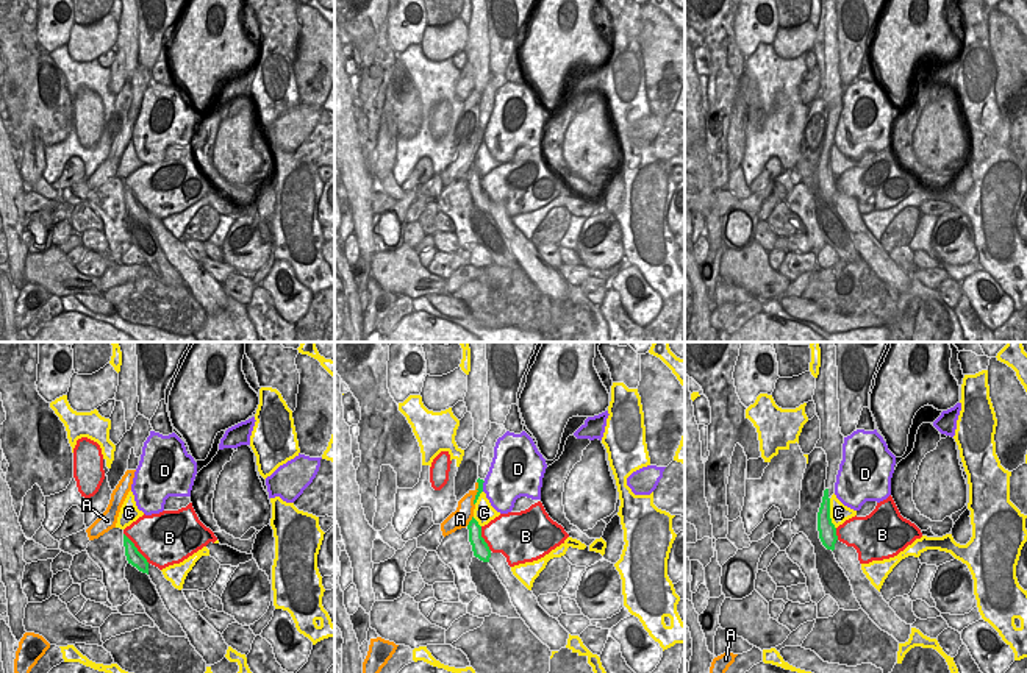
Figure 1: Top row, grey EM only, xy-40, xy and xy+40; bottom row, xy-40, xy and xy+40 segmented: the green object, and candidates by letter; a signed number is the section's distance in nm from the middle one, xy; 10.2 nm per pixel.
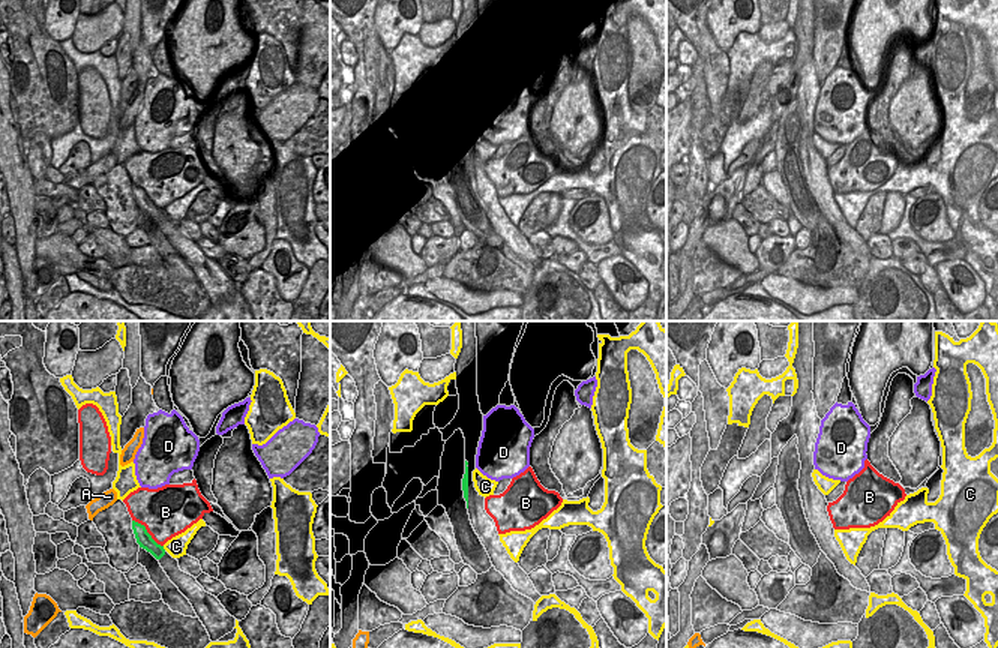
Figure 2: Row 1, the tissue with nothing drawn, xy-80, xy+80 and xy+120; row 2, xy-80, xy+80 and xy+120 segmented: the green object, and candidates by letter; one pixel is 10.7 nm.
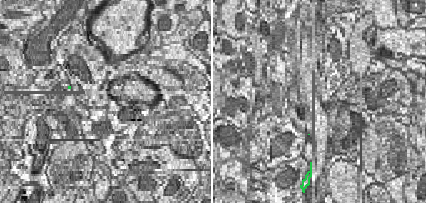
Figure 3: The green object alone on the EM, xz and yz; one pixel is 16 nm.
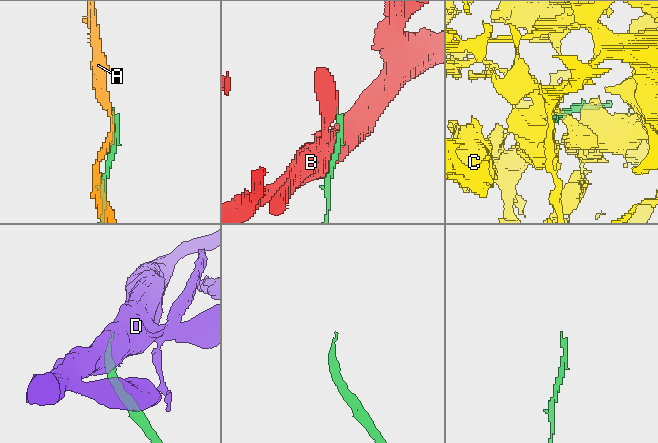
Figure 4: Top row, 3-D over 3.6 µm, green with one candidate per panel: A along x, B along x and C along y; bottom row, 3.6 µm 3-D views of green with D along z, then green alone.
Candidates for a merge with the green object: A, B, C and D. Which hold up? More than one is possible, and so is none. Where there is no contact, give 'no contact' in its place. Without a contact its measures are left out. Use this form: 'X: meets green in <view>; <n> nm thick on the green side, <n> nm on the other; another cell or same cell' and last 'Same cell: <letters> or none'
A: meets green in xy; 140 nm thick on the green side, 190 nm on the other; another cell
B: meets green in xy-40; 160 nm thick on the green side, 480 nm on the other; another cell
C: meets green in xy+40; 190 nm thick on the green side, 190 nm on the other; another cell
D: meets green in xy; 60 nm thick on the green side, 420 nm on the other; another cell
Same cell: none

